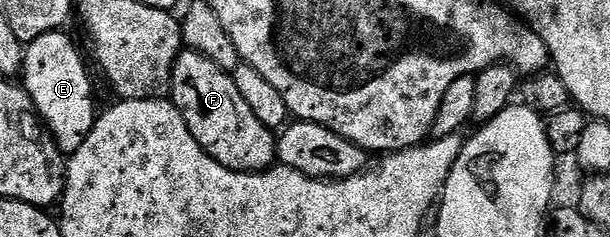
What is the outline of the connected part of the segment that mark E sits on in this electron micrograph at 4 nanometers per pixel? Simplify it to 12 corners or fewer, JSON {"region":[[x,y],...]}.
{"region":[[62,29],[25,44],[20,83],[63,156],[82,144],[90,71]]}

